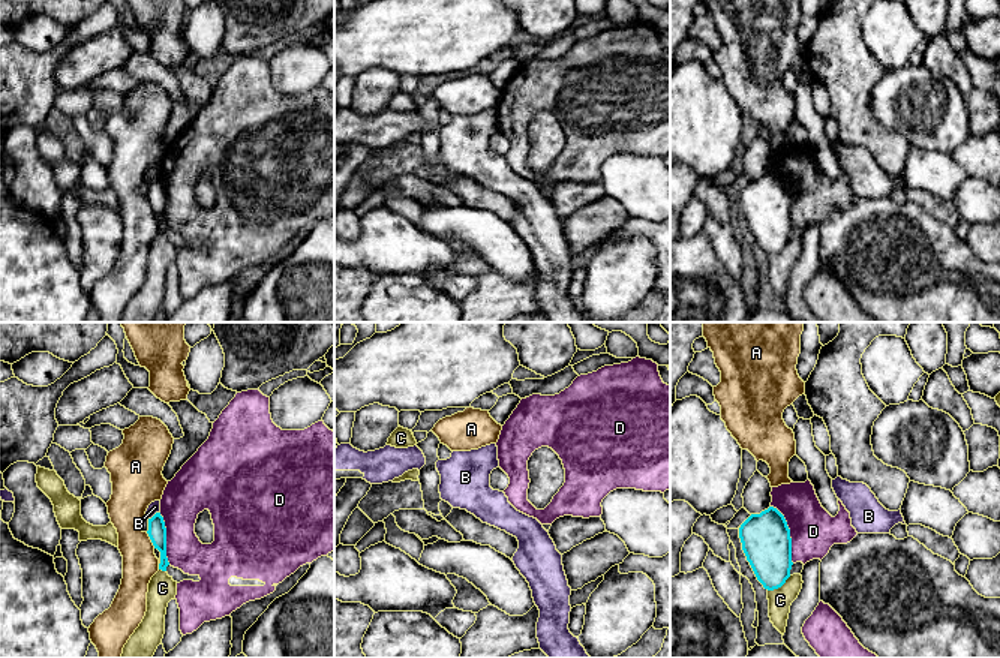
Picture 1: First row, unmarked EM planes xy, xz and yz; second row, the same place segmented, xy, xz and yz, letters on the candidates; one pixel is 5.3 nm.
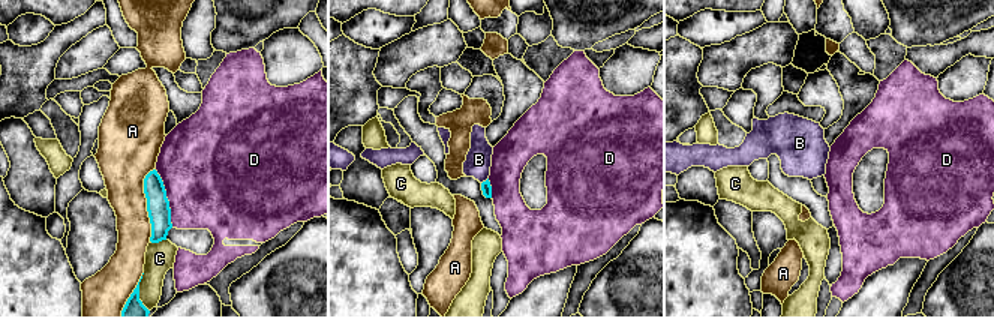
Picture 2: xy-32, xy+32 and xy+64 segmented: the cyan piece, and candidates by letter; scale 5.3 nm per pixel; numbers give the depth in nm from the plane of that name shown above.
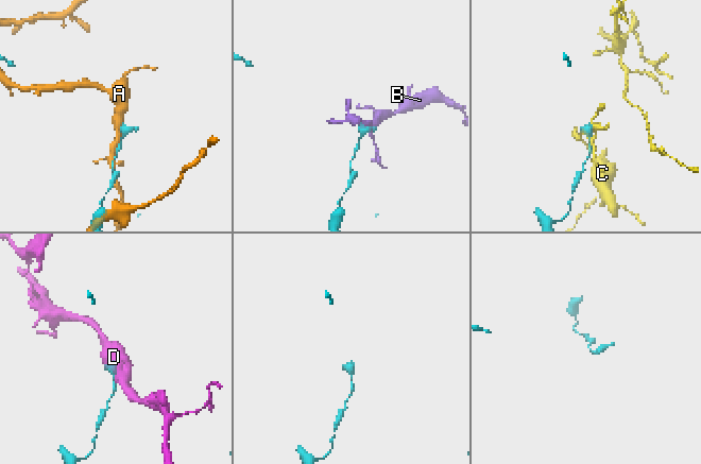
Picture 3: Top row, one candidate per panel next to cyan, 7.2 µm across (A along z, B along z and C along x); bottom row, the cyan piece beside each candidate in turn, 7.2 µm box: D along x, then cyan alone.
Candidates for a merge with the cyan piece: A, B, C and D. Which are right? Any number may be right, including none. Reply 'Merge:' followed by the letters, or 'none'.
Merge: none

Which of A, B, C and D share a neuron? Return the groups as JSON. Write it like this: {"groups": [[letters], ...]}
{"groups": [["A"], ["B"], ["C"], ["D"]]}

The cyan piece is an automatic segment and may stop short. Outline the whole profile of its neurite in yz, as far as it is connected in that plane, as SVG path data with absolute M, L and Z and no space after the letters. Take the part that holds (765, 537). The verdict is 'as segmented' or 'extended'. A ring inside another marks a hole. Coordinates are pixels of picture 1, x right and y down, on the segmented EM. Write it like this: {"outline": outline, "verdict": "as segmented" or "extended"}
{"outline": "M774 507L751 514L739 528L742 550L765 589L781 588L790 577L792 538L784 516Z", "verdict": "as segmented"}

